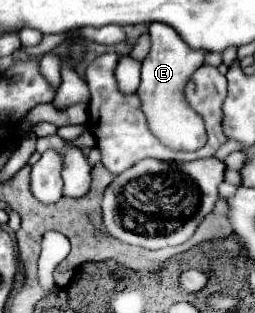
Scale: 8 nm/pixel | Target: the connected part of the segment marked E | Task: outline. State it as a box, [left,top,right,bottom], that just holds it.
[138,23,206,151]

